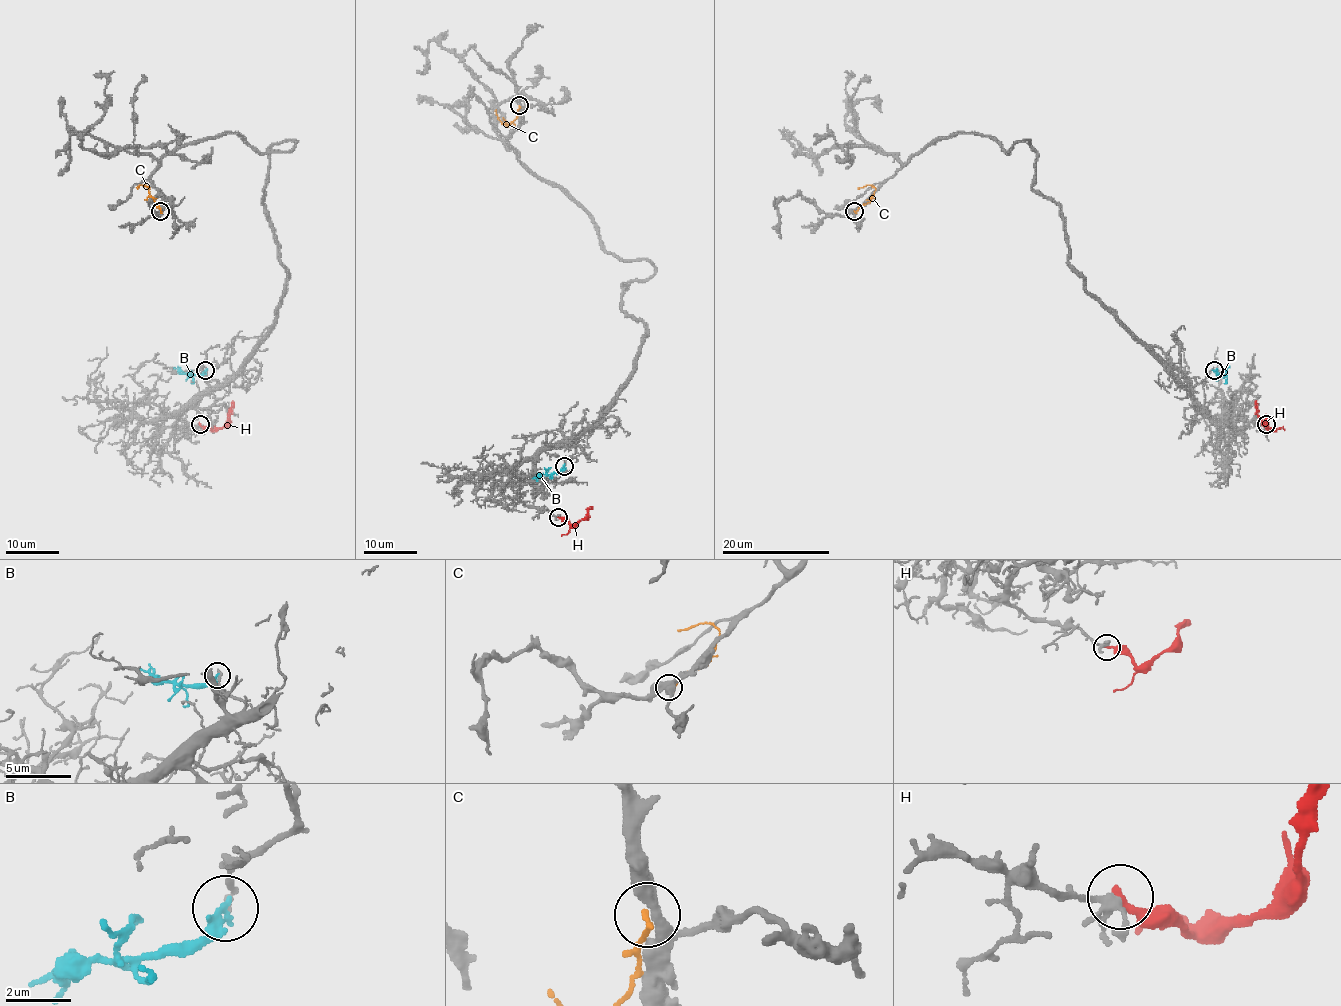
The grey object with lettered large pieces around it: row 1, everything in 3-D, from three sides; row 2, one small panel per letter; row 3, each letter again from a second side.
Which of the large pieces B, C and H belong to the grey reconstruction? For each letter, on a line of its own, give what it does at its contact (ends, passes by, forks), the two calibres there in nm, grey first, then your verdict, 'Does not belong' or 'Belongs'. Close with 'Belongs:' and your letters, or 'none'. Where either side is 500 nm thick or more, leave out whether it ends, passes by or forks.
B: It ends there. Thickness 150 nm (grey) against 320 nm. Does not belong
C: It ends there. Thickness 340 nm (grey) against 160 nm. Does not belong
H: It ends there. Thickness 170 nm (grey) against 240 nm. Does not belong
Belongs: none

